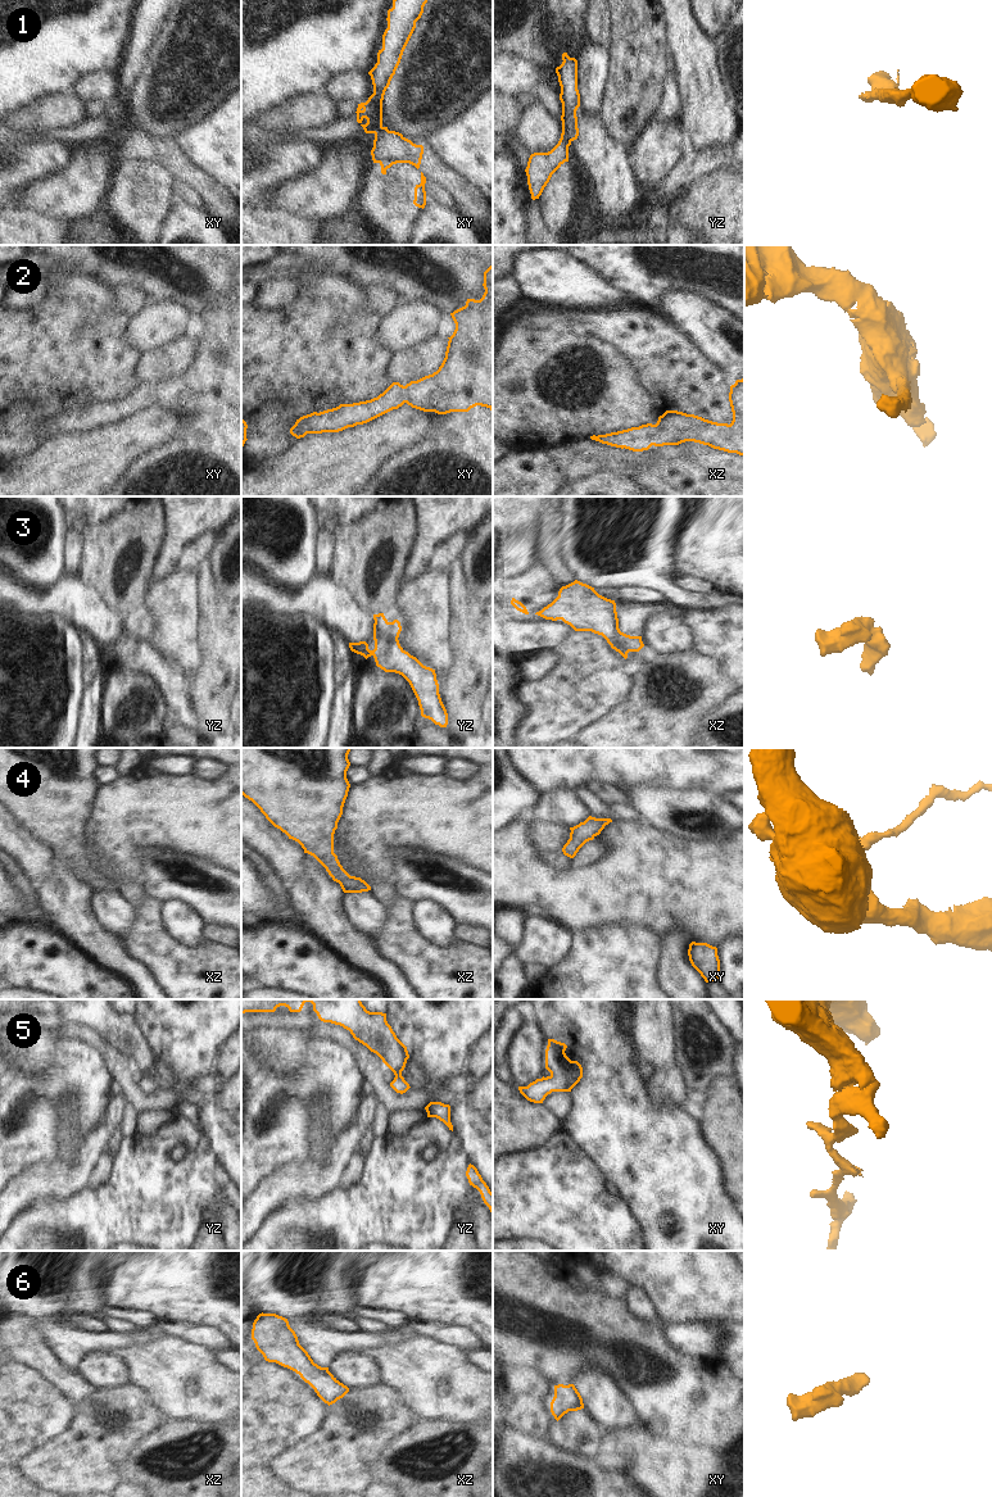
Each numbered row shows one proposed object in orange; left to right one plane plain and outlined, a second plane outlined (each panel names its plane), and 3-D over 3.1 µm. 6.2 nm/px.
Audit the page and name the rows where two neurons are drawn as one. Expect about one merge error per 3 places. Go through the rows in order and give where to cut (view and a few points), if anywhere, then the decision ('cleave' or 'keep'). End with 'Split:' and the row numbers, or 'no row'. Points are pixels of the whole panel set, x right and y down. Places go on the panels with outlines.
1: yz (562, 127), (570, 141) | cleave
2: no cut | keep
3: yz (397, 638), (379, 639), (375, 643) | cleave
4: no cut | keep
5: no cut | keep
6: no cut | keep
Split: 1, 3

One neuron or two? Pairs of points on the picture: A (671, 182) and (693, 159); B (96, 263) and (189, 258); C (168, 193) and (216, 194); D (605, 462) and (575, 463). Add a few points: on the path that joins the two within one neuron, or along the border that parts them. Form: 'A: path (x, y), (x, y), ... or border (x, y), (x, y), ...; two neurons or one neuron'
A: path (676, 177), (689, 164); one neuron
B: path (132, 268), (180, 294), (203, 294); one neuron
C: path (173, 178), (176, 176), (194, 176), (202, 182); one neuron
D: path (597, 463), (583, 463); one neuron

